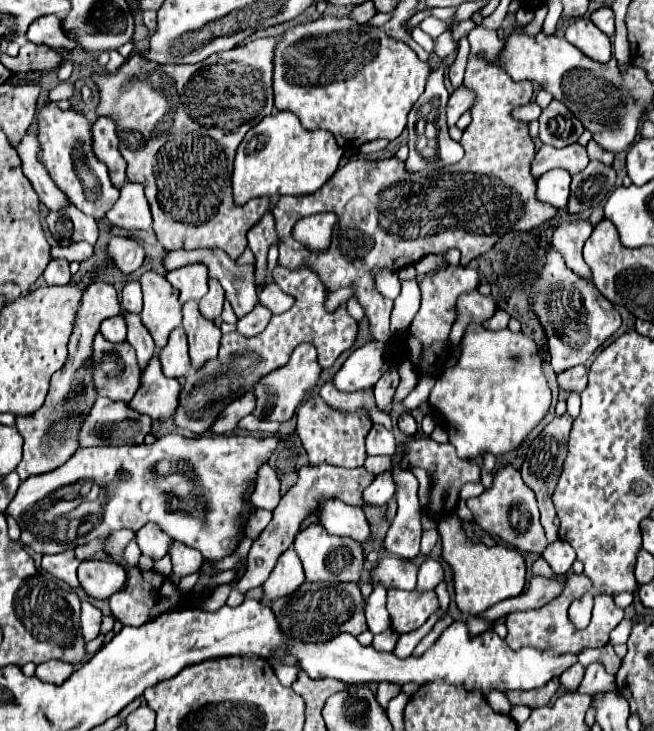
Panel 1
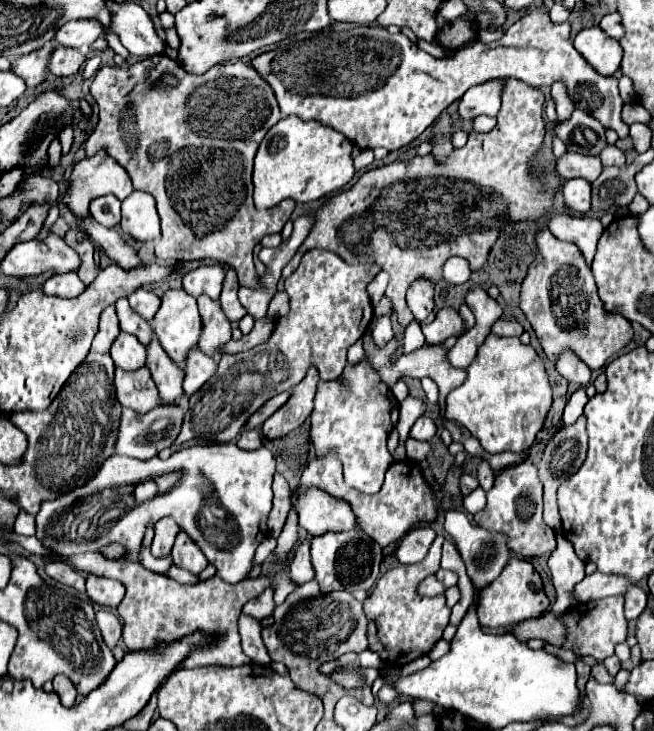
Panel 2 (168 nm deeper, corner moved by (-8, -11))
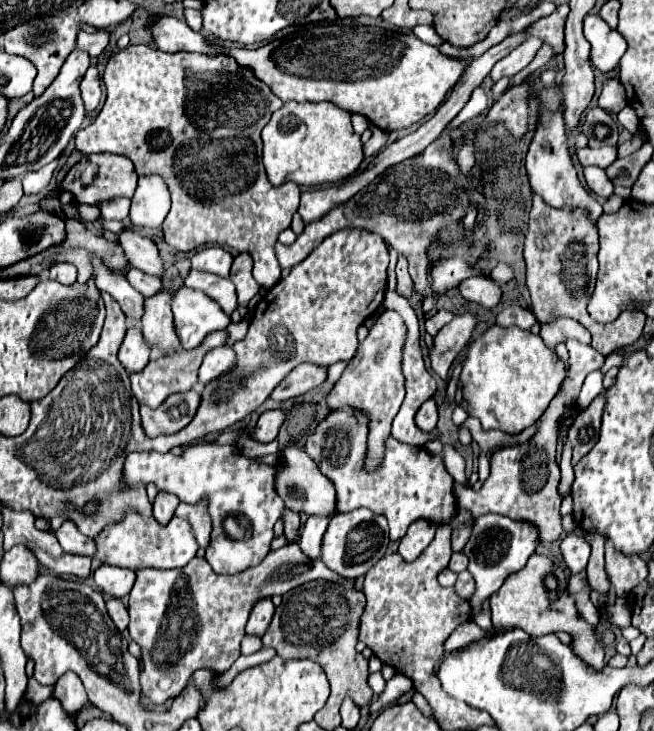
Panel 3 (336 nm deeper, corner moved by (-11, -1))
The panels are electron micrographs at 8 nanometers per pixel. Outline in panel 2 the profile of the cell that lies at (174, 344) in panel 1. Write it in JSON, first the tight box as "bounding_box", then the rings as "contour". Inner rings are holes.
{"bounding_box":[184,347,218,395],"contour":[[[194,347],[186,359],[184,391],[188,395],[194,395],[216,373],[216,367],[218,367],[218,363],[214,361],[214,357],[204,355],[198,347]]]}

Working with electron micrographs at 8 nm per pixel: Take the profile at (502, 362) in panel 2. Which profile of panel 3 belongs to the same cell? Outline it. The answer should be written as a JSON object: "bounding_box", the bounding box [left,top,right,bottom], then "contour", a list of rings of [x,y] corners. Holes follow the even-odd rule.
{"bounding_box":[455,327,565,433],"contour":[[[491,327],[475,343],[469,345],[463,371],[459,375],[459,387],[455,403],[461,405],[469,417],[477,417],[485,431],[503,431],[503,433],[521,433],[525,427],[531,427],[547,409],[549,401],[557,395],[559,383],[565,379],[565,369],[559,357],[545,347],[539,335],[523,331],[519,327]]]}

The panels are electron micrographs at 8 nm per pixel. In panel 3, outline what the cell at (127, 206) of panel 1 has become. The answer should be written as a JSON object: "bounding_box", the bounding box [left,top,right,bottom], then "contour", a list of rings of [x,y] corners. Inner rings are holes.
{"bounding_box":[129,175,169,227],"contour":[[[159,175],[141,177],[137,191],[131,199],[131,213],[129,219],[137,227],[161,227],[167,213],[169,213],[169,191]]]}

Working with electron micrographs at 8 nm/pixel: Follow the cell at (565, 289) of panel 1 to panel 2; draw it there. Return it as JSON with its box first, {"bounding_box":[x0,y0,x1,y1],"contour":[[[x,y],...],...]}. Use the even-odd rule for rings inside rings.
{"bounding_box":[520,229,634,369],"contour":[[[542,229],[536,235],[536,247],[536,257],[522,281],[520,309],[534,327],[550,361],[554,361],[556,355],[560,355],[560,349],[568,345],[576,349],[576,355],[580,355],[590,369],[602,369],[612,355],[632,341],[634,331],[630,321],[618,313],[604,311],[592,271],[576,245],[560,241],[548,229]]]}

